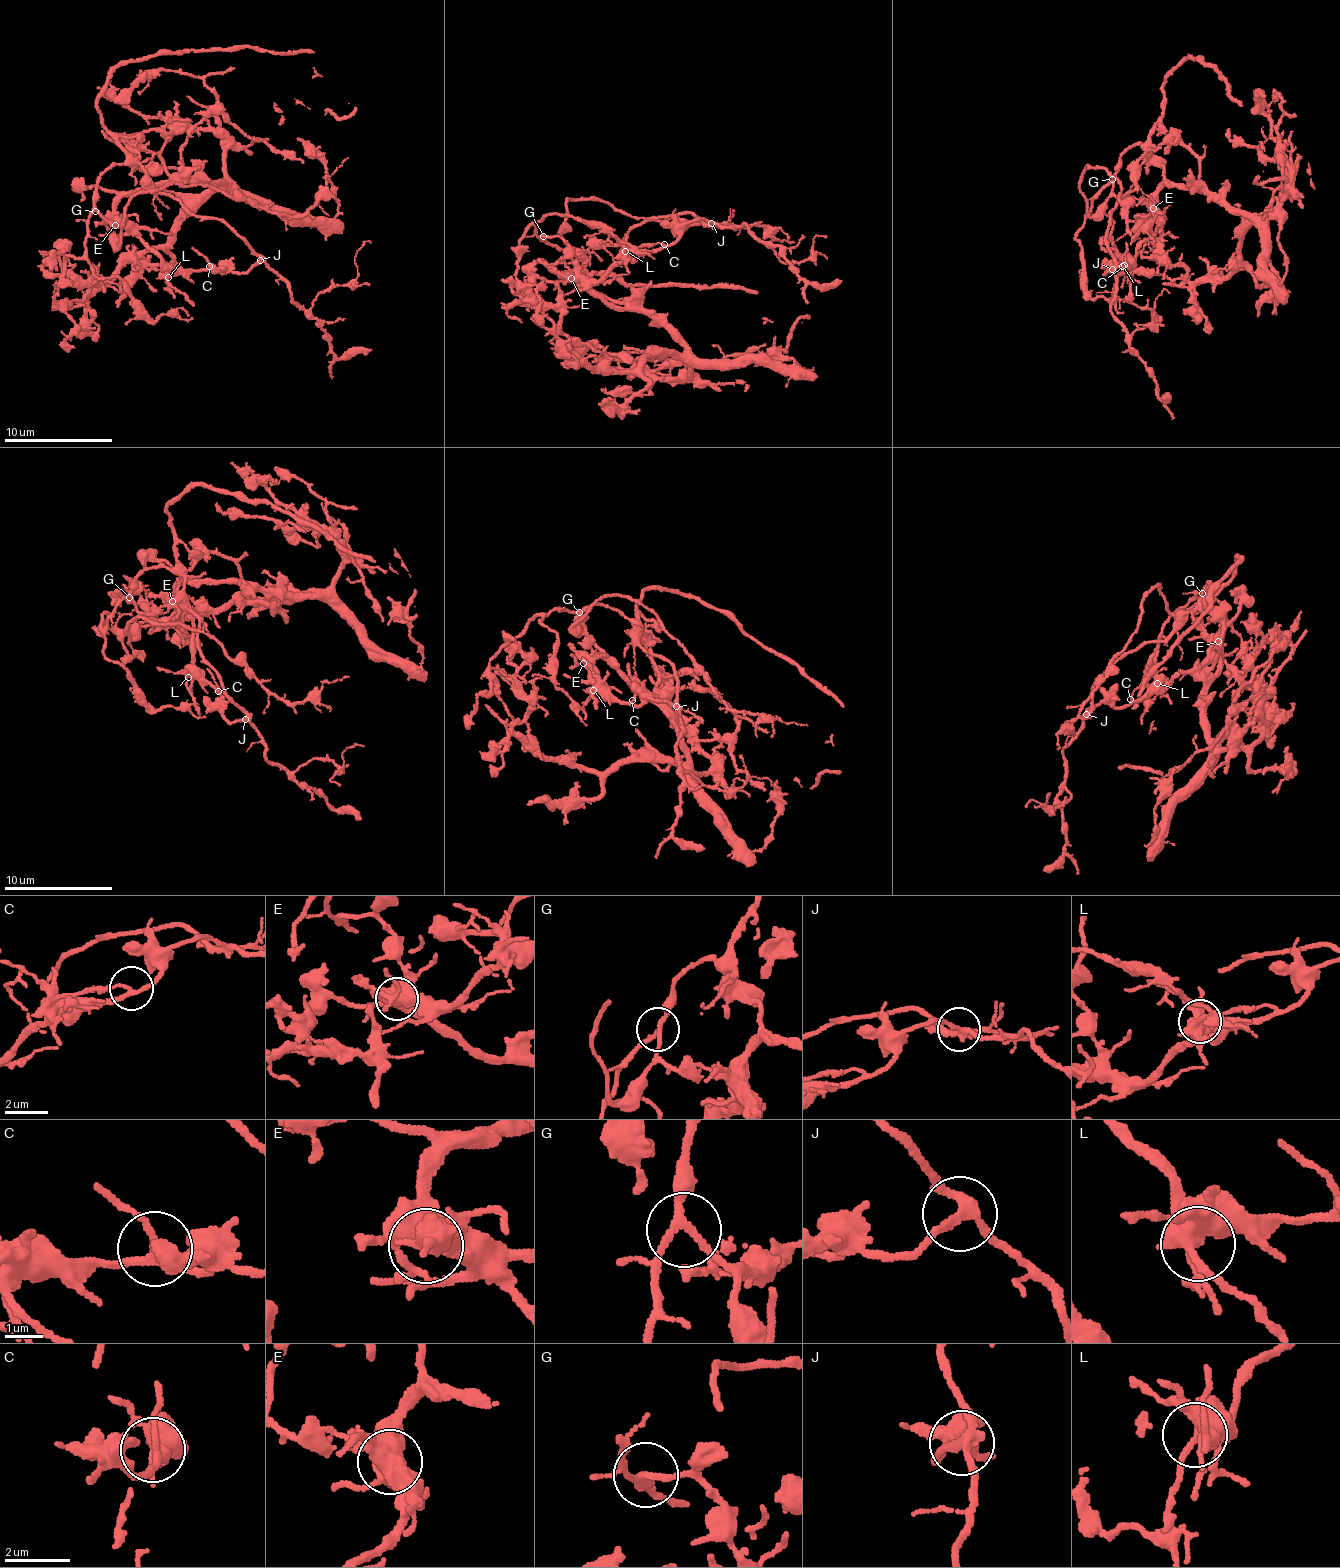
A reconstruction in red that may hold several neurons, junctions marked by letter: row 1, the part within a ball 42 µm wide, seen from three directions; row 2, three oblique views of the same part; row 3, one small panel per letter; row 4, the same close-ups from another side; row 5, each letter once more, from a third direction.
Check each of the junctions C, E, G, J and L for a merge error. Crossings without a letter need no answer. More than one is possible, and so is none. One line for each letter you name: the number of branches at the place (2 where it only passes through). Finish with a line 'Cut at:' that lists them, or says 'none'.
J: 3
Cut at: J

